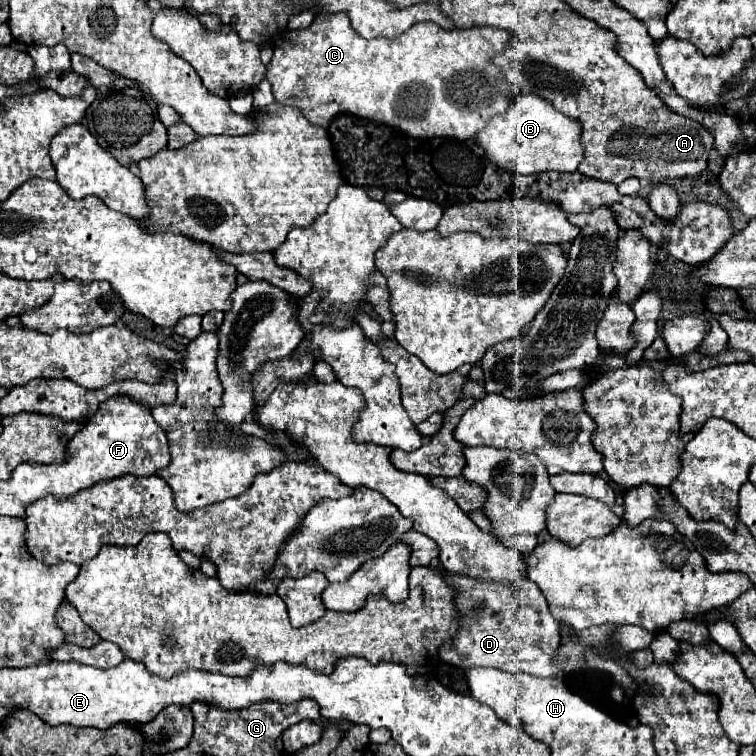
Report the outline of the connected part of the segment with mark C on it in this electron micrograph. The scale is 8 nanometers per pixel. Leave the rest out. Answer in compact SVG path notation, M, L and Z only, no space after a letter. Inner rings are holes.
M334 13L316 17L314 23L306 29L286 31L284 37L274 45L274 57L268 63L266 79L272 83L276 101L294 103L316 127L326 127L338 113L352 113L360 119L400 129L406 135L418 139L470 139L496 113L504 113L510 105L510 101L506 99L508 83L504 81L502 73L490 63L490 57L506 49L508 39L510 35L496 27L448 31L434 23L418 23L394 39L378 37L368 41L354 33L346 13Z

